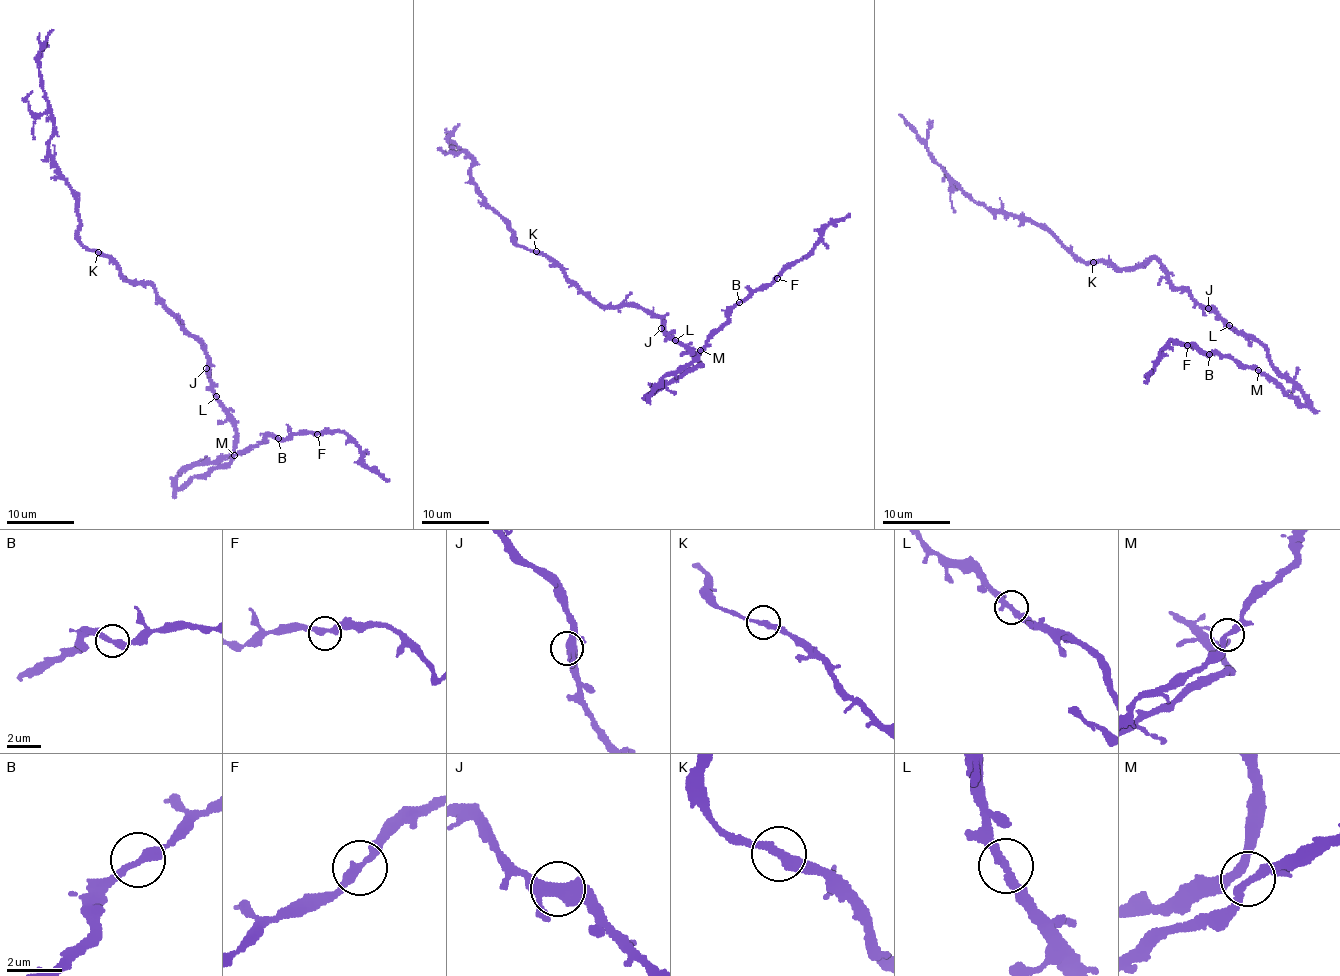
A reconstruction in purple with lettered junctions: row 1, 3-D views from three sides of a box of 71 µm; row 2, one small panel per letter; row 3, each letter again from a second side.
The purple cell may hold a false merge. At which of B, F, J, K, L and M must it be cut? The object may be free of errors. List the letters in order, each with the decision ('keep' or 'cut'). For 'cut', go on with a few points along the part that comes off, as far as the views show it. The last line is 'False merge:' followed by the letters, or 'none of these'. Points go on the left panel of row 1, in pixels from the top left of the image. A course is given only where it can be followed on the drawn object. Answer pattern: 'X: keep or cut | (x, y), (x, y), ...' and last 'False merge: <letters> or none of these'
B: keep
F: keep
J: keep
K: keep
L: keep
M: keep
False merge: none of these

